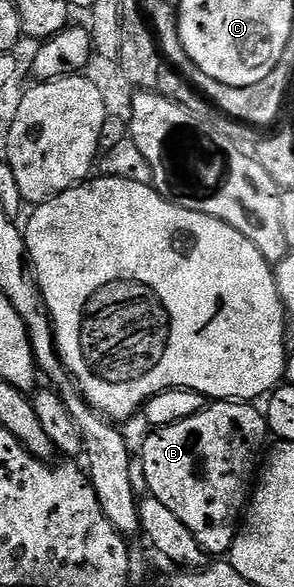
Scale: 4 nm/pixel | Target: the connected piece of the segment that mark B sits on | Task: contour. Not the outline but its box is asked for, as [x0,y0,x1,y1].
[140,401,267,555]

